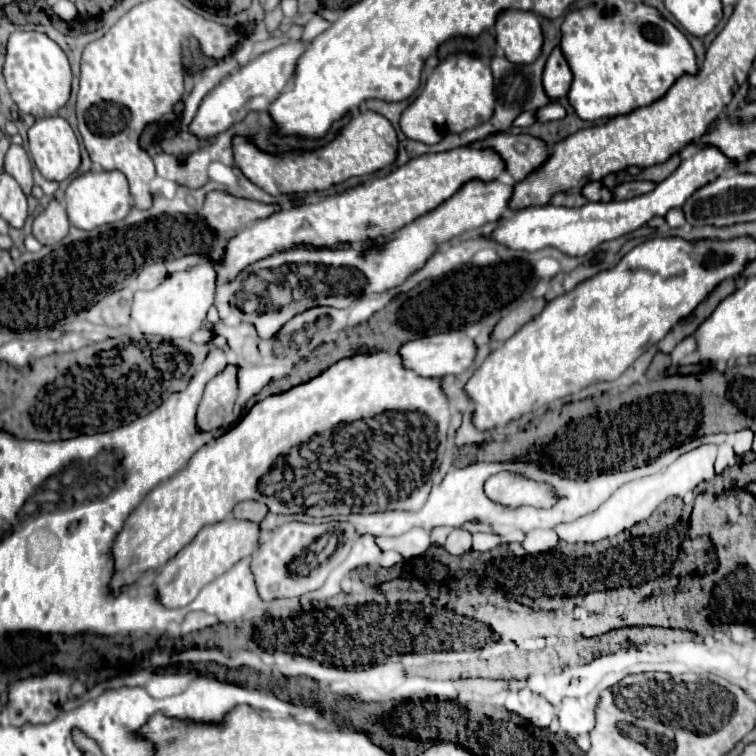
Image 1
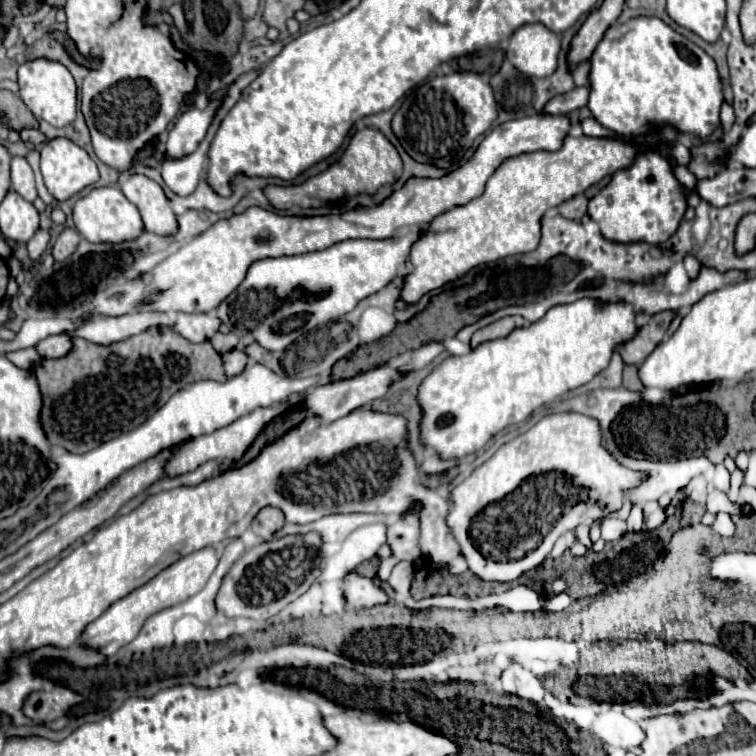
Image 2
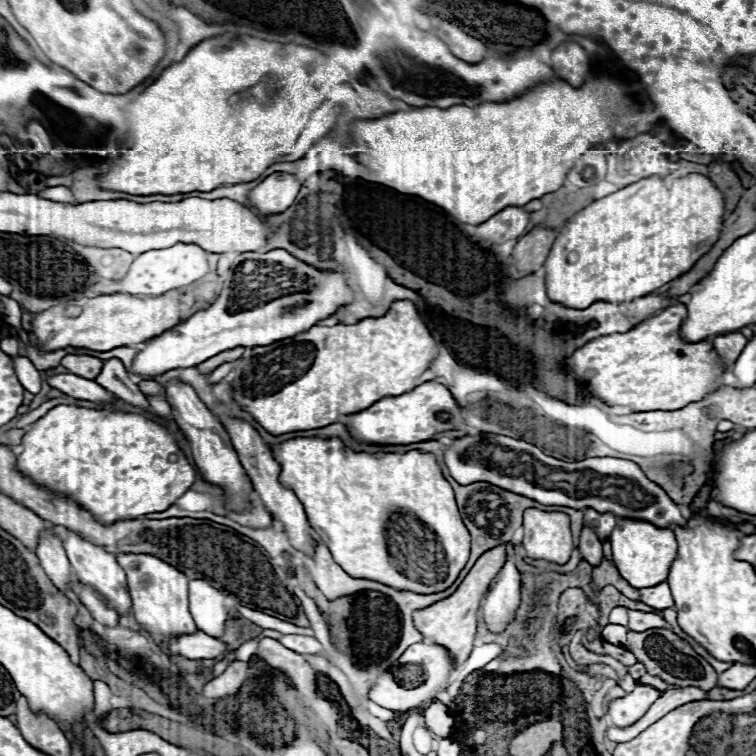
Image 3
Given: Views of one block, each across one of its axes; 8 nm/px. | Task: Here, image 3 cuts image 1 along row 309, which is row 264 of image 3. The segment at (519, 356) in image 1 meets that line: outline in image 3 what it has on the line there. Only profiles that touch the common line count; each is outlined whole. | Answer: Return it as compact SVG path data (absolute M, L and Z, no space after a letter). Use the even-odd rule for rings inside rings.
M688 174L674 178L670 186L660 176L642 178L606 198L600 198L576 212L568 222L566 230L558 232L556 242L544 262L546 290L550 300L570 308L588 308L594 300L626 302L632 298L646 296L688 272L720 238L724 222L724 196L716 184L702 174Z

